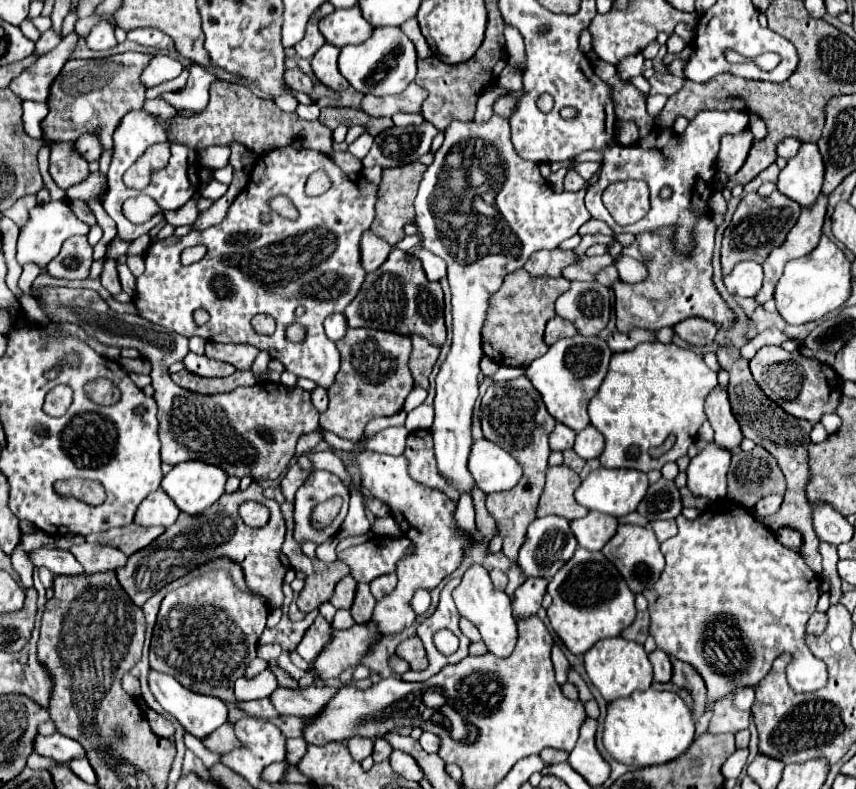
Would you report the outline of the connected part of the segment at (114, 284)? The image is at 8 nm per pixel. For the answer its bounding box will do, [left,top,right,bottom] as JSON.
[101,258,121,296]

